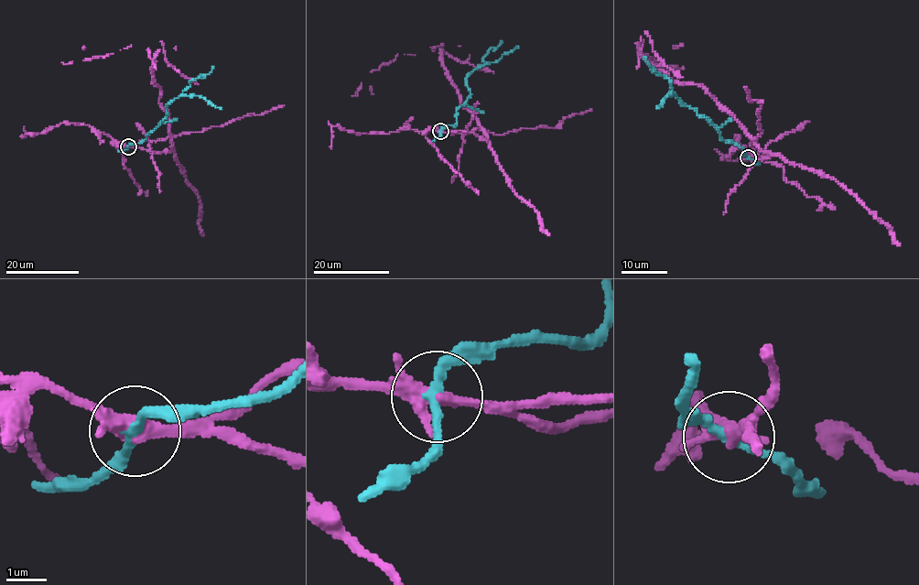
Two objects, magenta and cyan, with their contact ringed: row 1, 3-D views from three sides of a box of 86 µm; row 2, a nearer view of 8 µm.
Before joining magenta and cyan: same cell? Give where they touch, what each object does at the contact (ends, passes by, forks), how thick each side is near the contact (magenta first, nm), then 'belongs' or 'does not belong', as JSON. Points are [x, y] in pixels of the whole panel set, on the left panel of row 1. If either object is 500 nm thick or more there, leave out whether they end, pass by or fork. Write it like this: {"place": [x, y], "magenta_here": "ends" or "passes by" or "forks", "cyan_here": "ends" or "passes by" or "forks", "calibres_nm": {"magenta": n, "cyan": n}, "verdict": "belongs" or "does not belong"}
{"place": [128, 146], "magenta_here": "forks", "cyan_here": "passes by", "calibres_nm": {"magenta": 300, "cyan": 240}, "verdict": "does not belong"}

